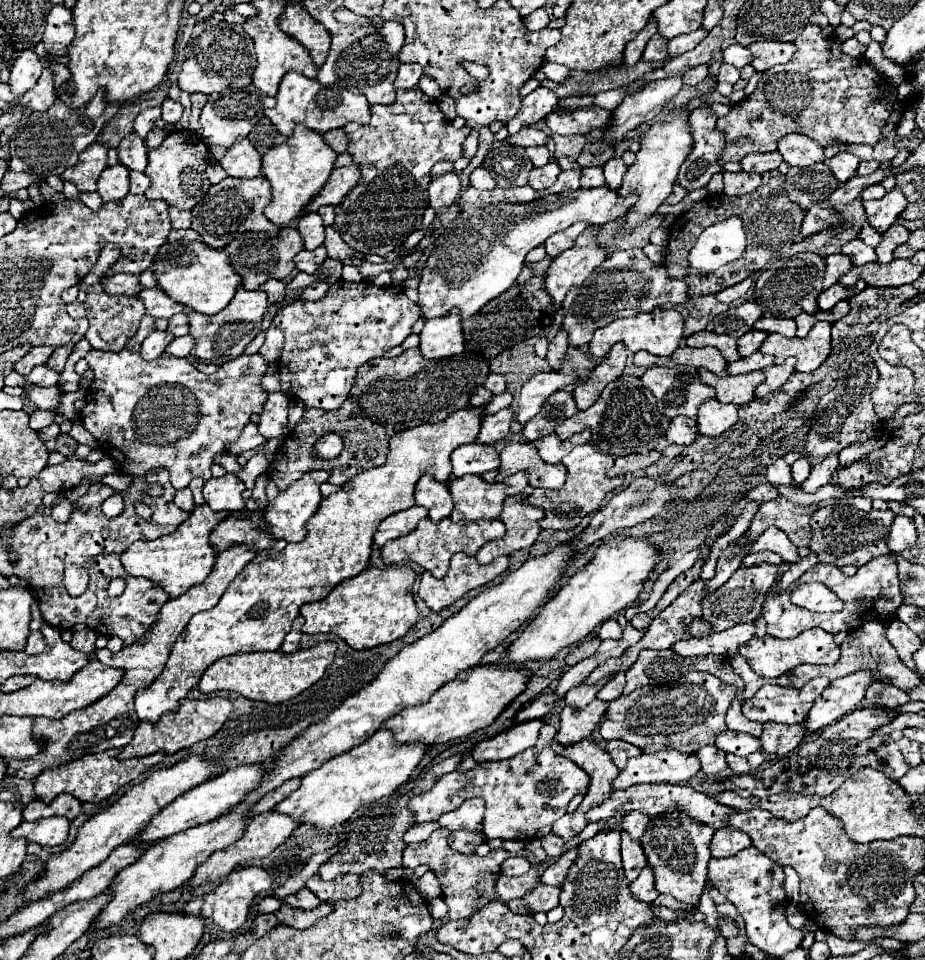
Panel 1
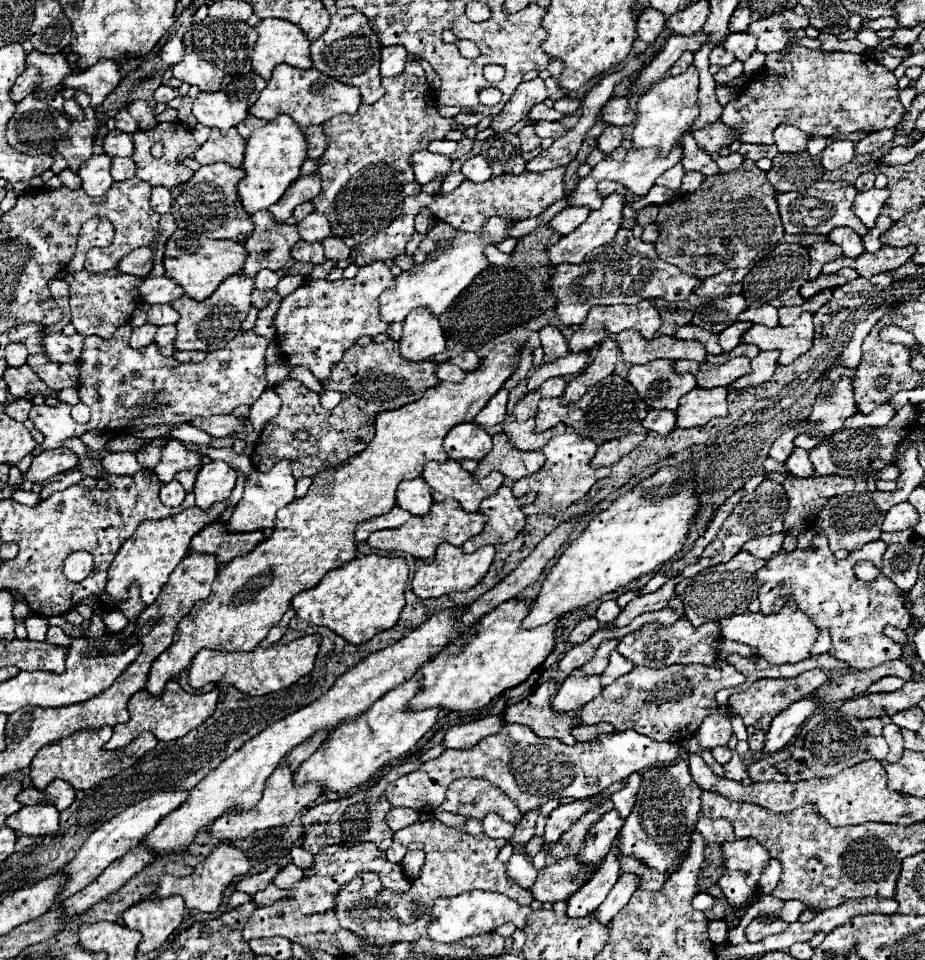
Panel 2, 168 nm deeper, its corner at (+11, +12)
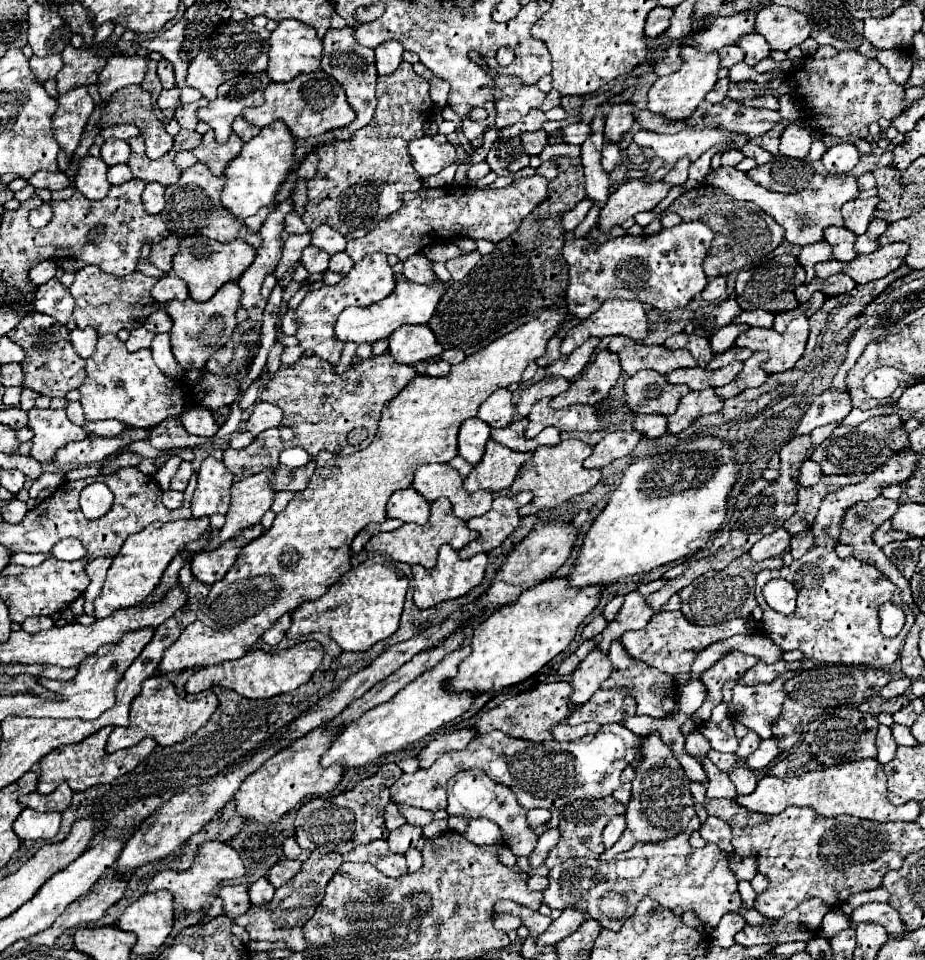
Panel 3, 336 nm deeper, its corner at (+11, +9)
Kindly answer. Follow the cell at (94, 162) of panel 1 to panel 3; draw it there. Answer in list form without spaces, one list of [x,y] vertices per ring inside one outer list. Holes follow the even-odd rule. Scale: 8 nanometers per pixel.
[[[76,87],[58,97],[58,103],[58,111],[52,115],[54,139],[60,143],[60,149],[72,157],[80,145],[88,117],[94,111],[94,101],[86,87]]]

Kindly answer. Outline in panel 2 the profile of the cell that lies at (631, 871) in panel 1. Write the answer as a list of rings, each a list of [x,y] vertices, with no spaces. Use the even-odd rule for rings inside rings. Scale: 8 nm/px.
[[[610,850],[610,854],[604,858],[600,870],[576,894],[572,894],[566,900],[566,904],[568,904],[566,916],[568,918],[590,916],[604,902],[604,898],[616,884],[618,876],[620,876],[620,862],[616,860],[614,850]]]

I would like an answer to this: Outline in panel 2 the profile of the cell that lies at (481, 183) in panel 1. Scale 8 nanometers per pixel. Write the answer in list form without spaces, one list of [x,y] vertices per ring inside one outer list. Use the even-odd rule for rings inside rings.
[[[474,156],[474,158],[468,158],[464,164],[462,164],[462,174],[472,180],[472,182],[482,182],[482,180],[488,180],[492,176],[490,172],[490,166],[488,166],[488,160],[482,158],[482,156]]]

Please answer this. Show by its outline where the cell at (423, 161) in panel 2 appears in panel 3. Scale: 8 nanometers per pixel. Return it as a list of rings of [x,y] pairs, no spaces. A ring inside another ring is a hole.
[[[430,137],[414,139],[408,145],[408,151],[412,157],[414,169],[422,179],[440,173],[444,167],[456,161],[456,149],[452,143],[440,145],[440,143],[434,143]]]

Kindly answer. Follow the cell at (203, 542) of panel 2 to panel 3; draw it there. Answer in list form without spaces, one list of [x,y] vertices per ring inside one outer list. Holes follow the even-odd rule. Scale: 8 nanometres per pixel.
[[[254,525],[244,529],[240,535],[236,535],[234,539],[230,539],[228,543],[222,543],[216,551],[198,551],[192,555],[190,567],[196,579],[200,579],[206,585],[212,585],[216,581],[220,581],[230,567],[234,565],[238,551],[242,545],[258,539],[264,533],[262,525]]]

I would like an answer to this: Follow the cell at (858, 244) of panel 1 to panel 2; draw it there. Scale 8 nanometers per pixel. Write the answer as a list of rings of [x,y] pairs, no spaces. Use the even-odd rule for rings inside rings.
[[[834,228],[828,234],[828,240],[838,244],[844,250],[844,256],[848,256],[848,258],[858,258],[864,252],[862,240],[856,232],[852,232],[852,228]]]

